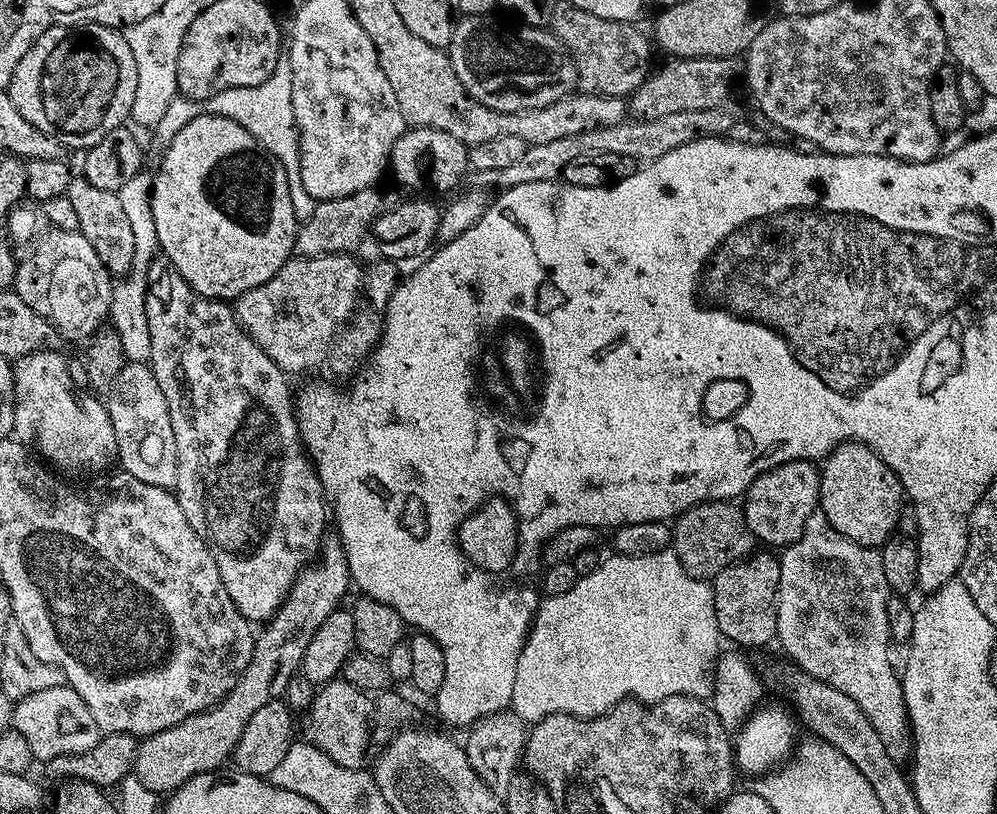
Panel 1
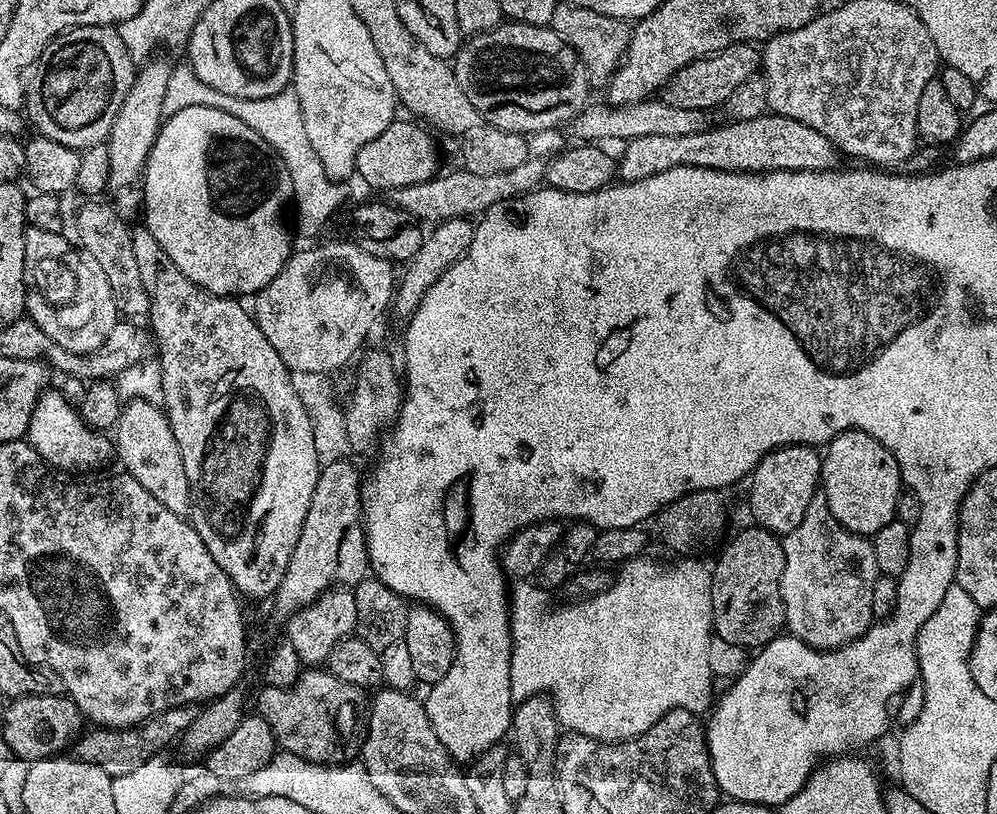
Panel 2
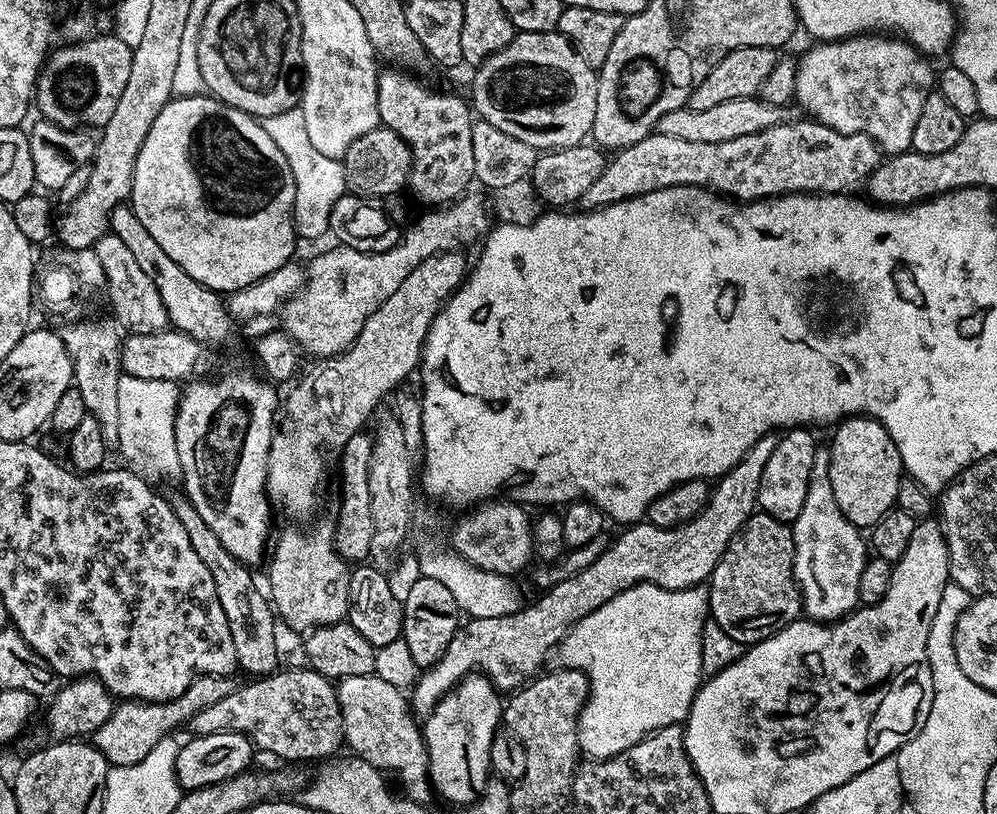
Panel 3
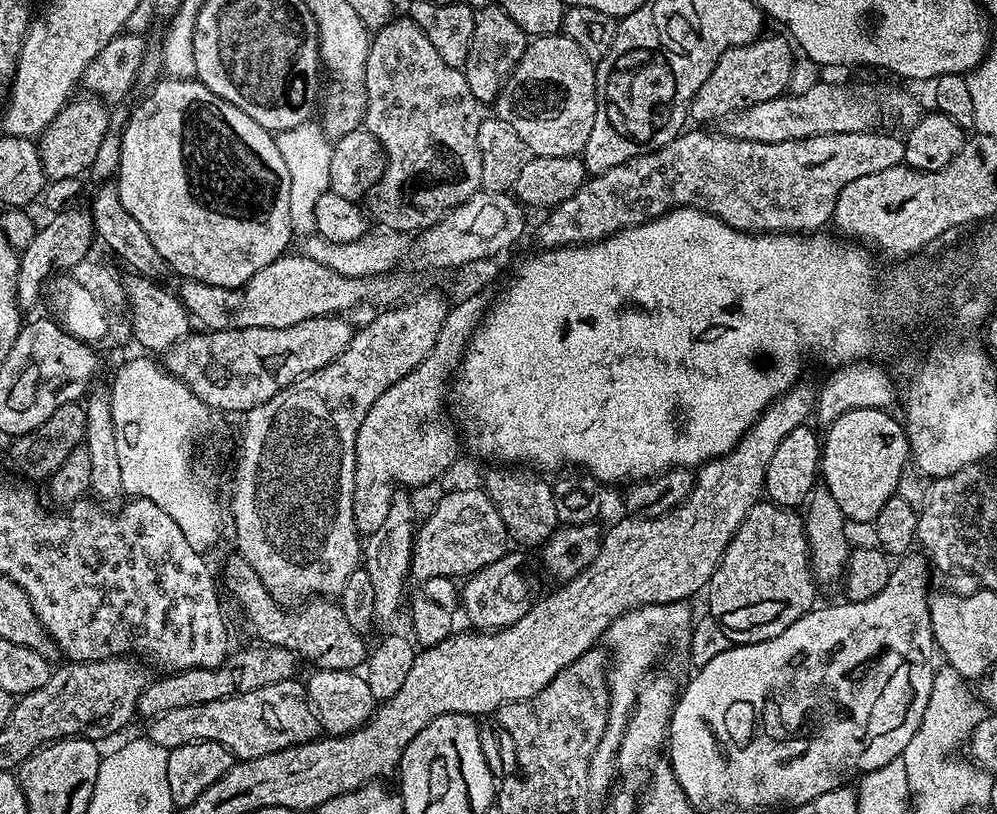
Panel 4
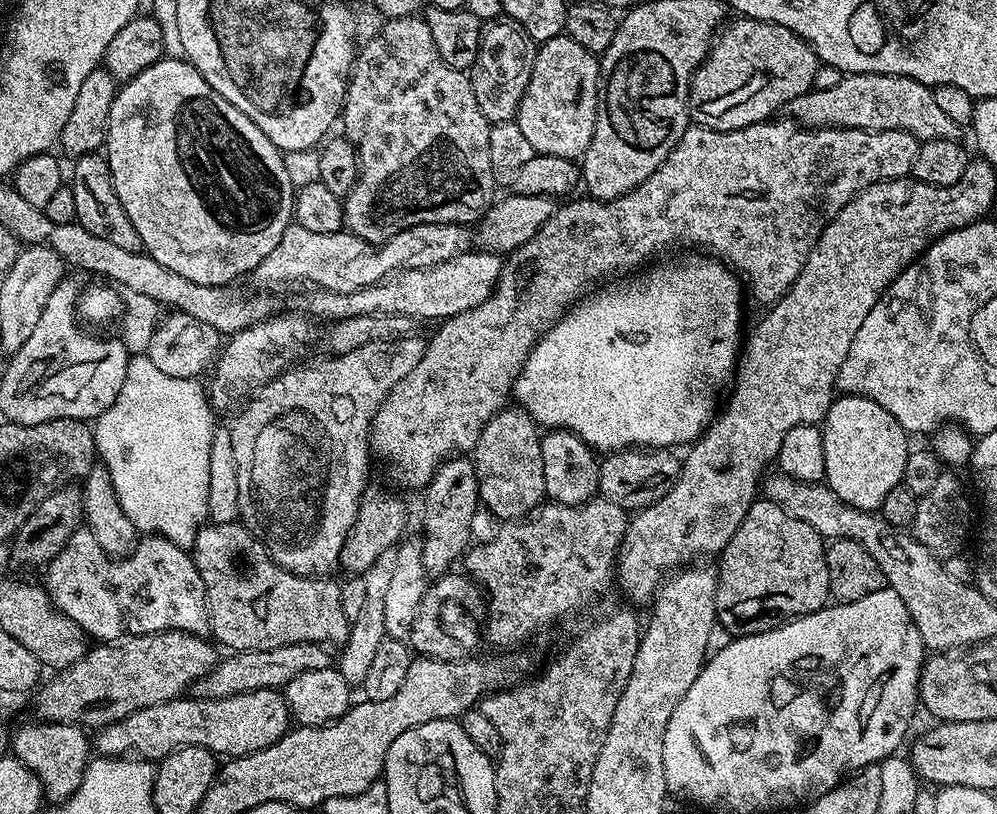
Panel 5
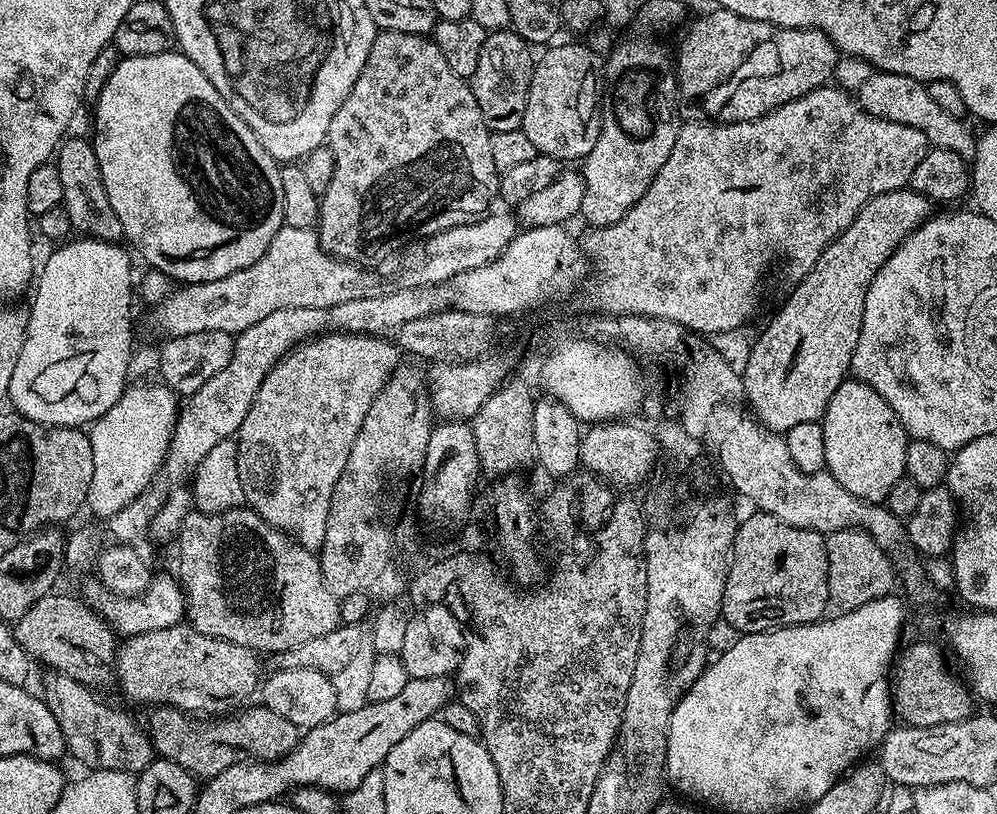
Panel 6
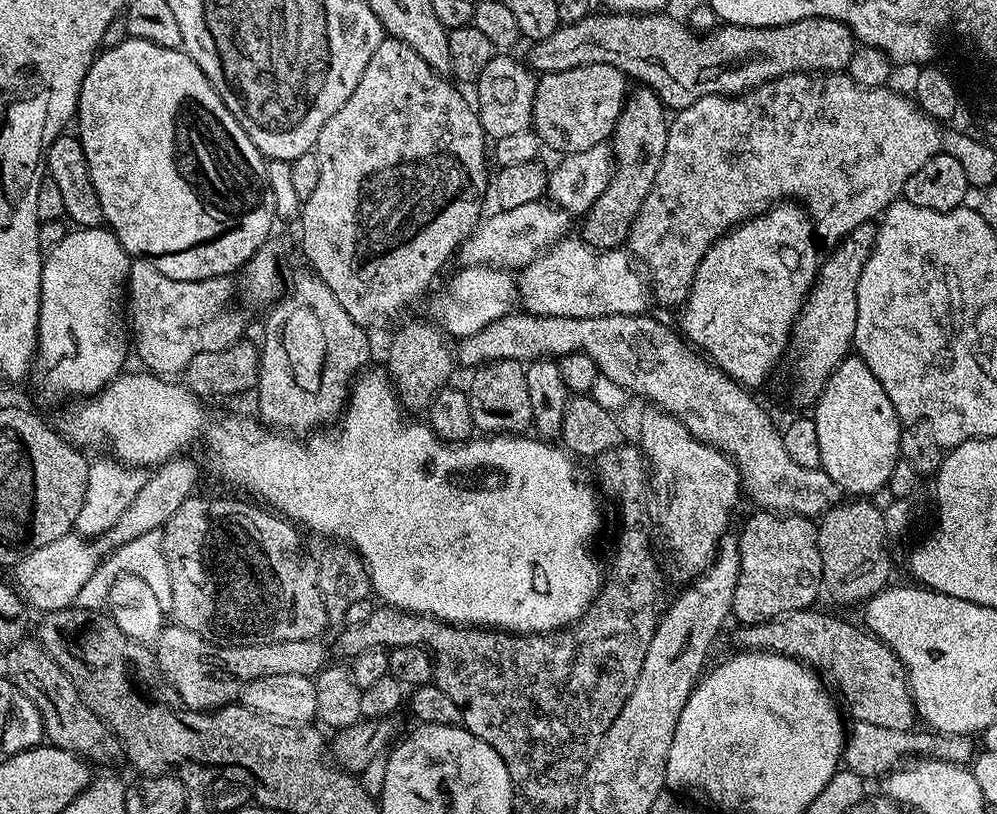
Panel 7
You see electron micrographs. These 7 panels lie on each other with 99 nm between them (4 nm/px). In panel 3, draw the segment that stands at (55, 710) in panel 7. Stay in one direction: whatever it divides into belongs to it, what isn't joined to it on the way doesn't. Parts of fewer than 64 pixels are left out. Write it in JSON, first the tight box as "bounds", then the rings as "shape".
{"bounds":[190,666,345,762],"shape":[[[307,666],[292,668],[289,672],[284,671],[277,670],[270,676],[253,679],[248,682],[252,684],[246,685],[245,688],[244,685],[237,686],[230,694],[226,694],[226,698],[222,698],[222,702],[214,702],[214,706],[202,710],[202,714],[194,714],[190,725],[191,735],[209,736],[215,732],[240,732],[247,736],[259,751],[261,748],[280,760],[324,762],[335,757],[335,752],[345,747],[344,719],[336,697],[336,684]]]}

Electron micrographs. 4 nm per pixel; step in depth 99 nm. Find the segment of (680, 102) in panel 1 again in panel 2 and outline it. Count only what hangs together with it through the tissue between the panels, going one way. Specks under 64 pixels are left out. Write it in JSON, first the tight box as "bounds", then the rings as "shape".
{"bounds":[662,42,762,110],"shape":[[[741,42],[731,44],[721,52],[714,52],[711,56],[690,62],[678,70],[668,80],[667,86],[662,89],[662,99],[670,106],[682,107],[686,110],[713,110],[719,109],[752,76],[757,75],[762,64],[762,52],[755,43]]]}

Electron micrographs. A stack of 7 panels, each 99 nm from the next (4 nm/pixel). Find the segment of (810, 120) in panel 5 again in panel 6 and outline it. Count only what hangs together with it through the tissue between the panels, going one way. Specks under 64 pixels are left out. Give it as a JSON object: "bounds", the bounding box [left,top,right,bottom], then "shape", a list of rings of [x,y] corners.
{"bounds":[858,71,977,162],"shape":[[[873,71],[869,81],[863,83],[858,93],[858,103],[871,116],[877,116],[890,122],[898,122],[902,126],[914,126],[914,130],[922,130],[926,134],[929,145],[942,150],[954,150],[965,162],[975,161],[977,137],[963,123],[961,117],[946,114],[930,98],[930,90],[923,80],[915,80],[906,74]]]}

